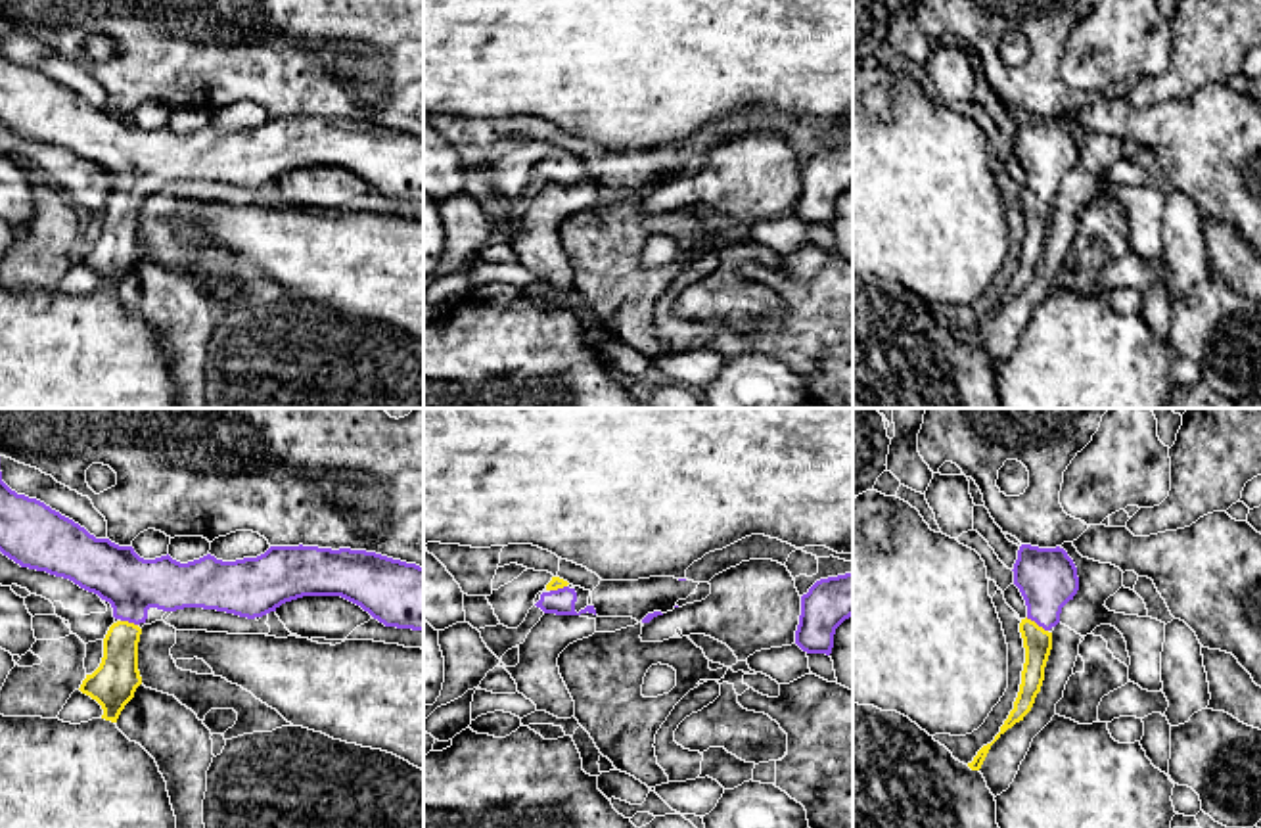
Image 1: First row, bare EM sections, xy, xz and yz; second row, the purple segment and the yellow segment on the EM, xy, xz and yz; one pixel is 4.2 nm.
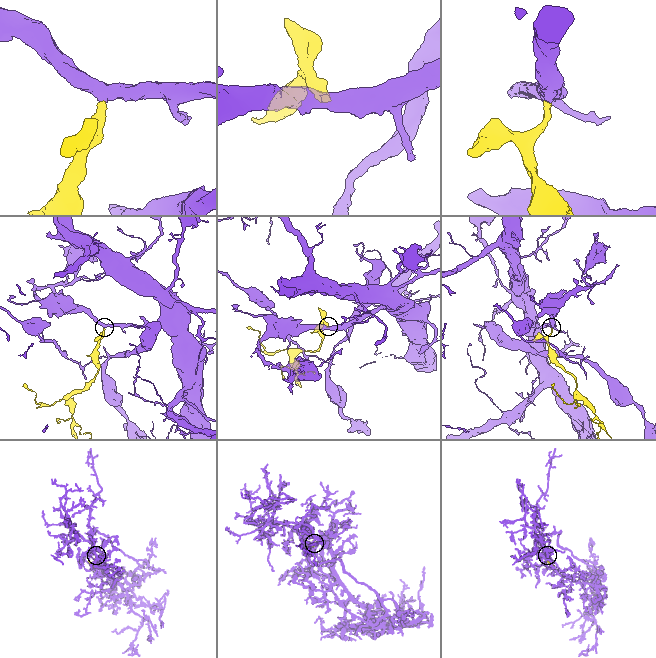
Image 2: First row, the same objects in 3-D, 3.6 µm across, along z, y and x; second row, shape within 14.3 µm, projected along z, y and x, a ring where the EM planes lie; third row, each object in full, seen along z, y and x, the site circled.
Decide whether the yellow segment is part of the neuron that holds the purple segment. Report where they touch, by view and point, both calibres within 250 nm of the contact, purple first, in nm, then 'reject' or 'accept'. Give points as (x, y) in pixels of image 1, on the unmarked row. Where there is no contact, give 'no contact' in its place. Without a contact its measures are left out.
meets purple in yz at (1037, 194); 260 nm thick on the purple side, 120 nm on the other; accept

